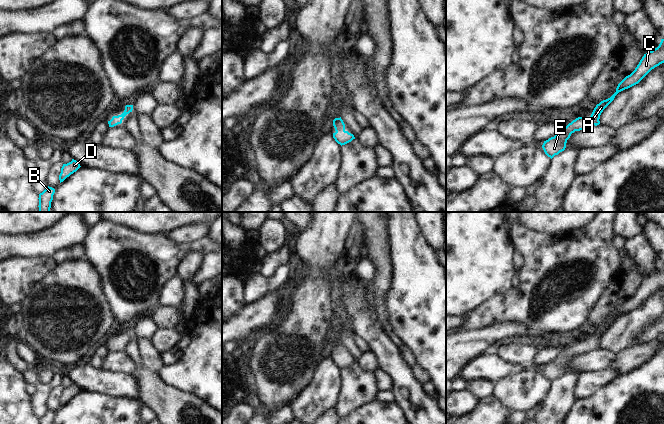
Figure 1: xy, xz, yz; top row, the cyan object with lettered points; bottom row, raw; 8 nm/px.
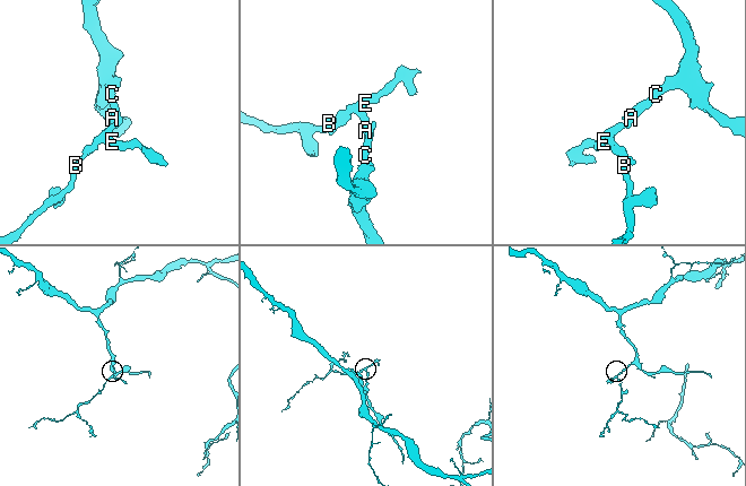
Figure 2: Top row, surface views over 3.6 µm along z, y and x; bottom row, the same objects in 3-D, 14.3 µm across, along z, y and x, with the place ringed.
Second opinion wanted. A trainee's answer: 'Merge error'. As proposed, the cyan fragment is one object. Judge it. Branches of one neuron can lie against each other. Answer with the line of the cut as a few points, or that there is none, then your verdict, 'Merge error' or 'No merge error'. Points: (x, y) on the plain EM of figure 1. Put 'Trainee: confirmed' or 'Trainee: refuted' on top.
Trainee: refuted
No split. No merge error

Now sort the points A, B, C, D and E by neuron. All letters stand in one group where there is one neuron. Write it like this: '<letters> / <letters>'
A B C D E

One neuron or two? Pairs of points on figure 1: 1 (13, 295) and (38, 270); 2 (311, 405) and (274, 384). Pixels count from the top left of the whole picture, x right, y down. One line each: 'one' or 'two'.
1: one
2: two

